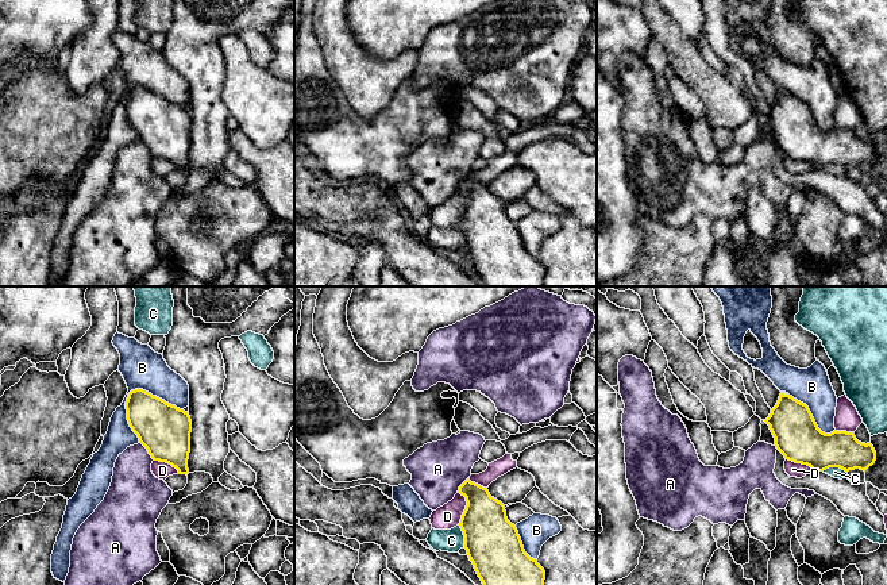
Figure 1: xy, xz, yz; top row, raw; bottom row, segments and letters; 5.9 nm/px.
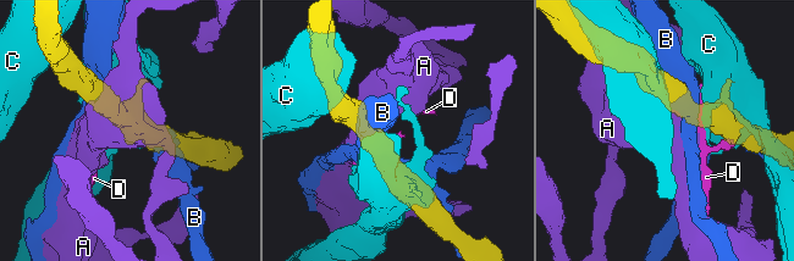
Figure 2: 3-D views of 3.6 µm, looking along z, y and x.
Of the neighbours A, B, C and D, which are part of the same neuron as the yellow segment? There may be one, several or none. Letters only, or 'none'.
none

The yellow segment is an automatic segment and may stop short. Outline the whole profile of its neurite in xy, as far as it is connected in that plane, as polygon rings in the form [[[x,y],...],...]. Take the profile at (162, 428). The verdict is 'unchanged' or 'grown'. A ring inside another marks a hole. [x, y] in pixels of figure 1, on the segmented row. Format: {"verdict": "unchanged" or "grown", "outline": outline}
{"verdict": "unchanged", "outline": [[[143,389],[128,393],[127,420],[154,461],[189,474],[192,420],[188,412]]]}

